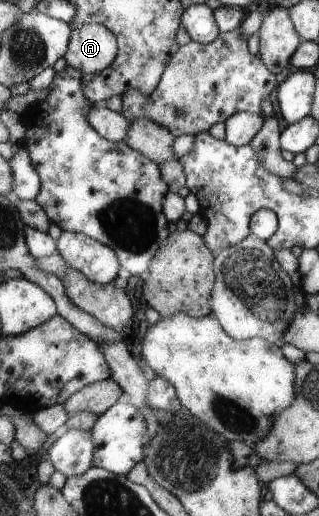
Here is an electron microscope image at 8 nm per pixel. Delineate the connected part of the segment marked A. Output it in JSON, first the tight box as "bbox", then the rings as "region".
{"bbox":[64,24,118,74],"region":[[[86,24],[72,30],[64,60],[67,66],[86,74],[103,72],[118,56],[118,42],[112,31],[100,24]]]}

